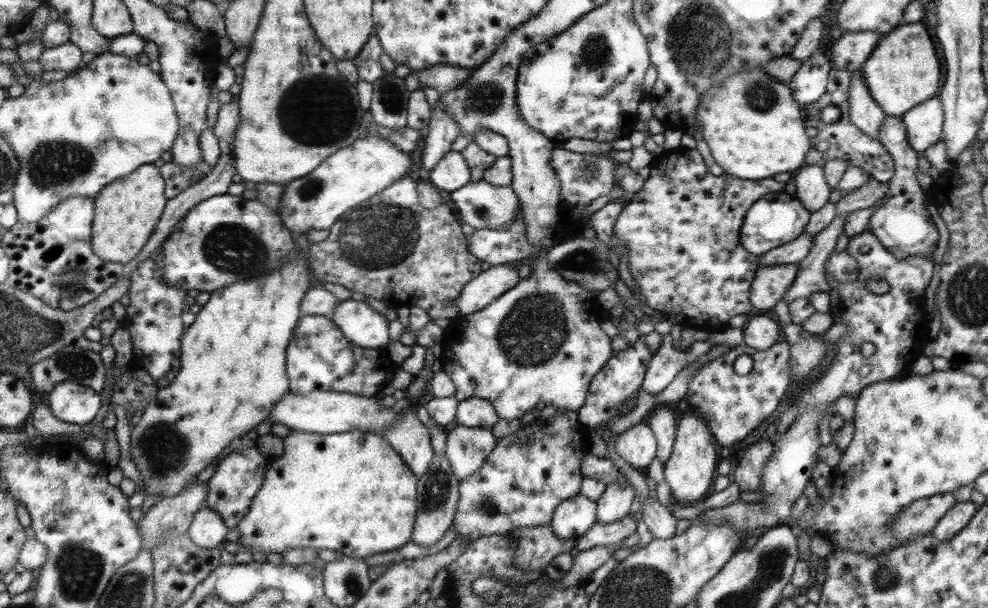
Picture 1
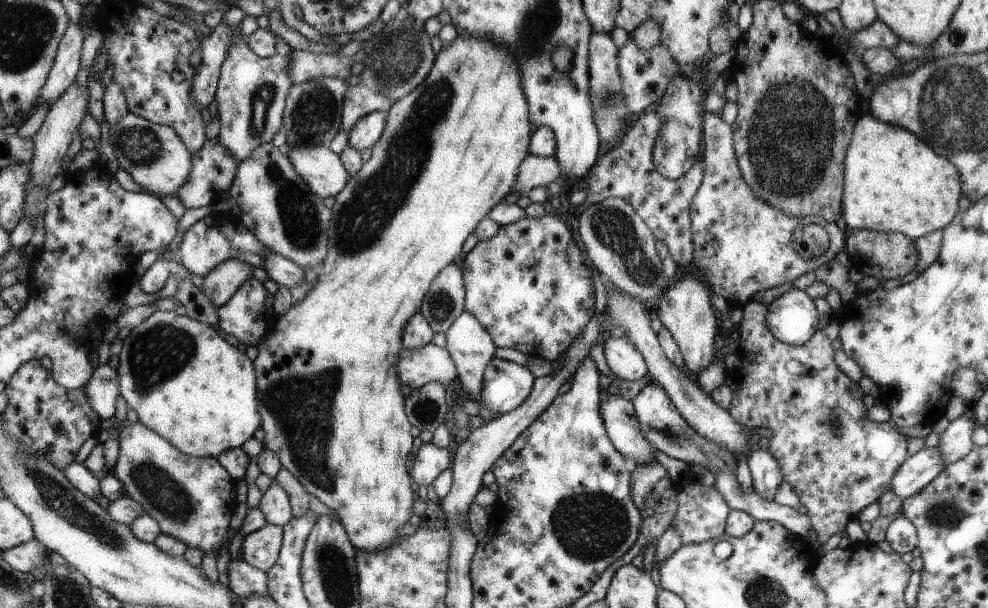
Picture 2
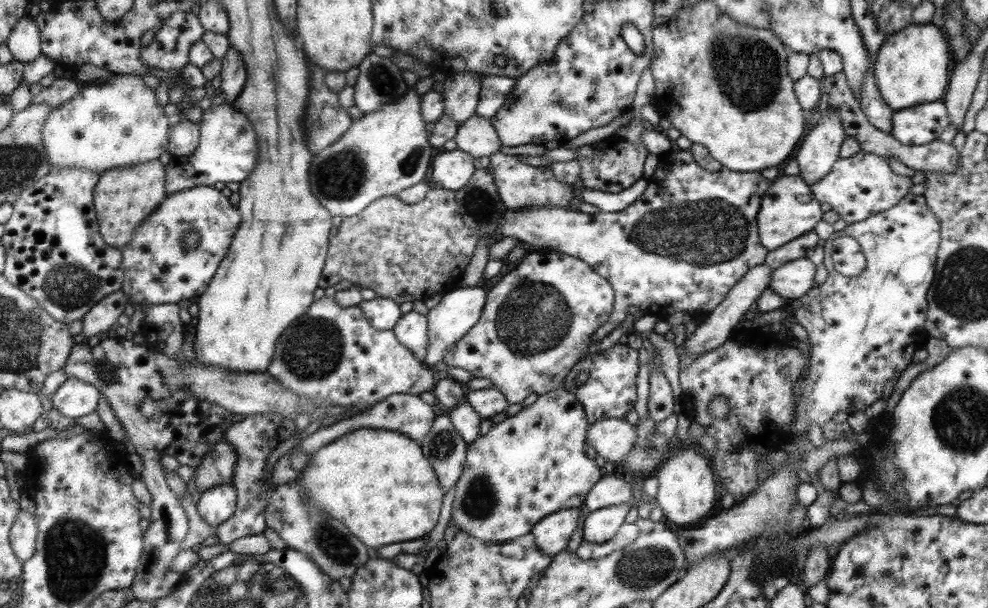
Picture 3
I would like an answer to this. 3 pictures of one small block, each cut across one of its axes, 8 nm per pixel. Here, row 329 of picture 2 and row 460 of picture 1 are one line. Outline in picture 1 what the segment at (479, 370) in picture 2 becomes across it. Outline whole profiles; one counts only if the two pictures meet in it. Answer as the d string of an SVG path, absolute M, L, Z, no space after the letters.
M464 425L449 428L445 454L460 482L481 468L485 458L496 447L496 441L490 429L468 428Z

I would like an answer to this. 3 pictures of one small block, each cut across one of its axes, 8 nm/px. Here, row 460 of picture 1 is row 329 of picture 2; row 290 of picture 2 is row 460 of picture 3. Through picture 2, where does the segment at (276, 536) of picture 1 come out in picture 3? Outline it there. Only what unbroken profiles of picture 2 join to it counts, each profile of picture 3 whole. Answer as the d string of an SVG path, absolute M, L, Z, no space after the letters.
M360 428L325 444L309 458L308 467L301 470L297 478L304 487L304 499L316 509L324 510L328 516L340 520L354 536L360 536L368 548L418 540L436 526L444 490L419 441L410 436L396 430Z

